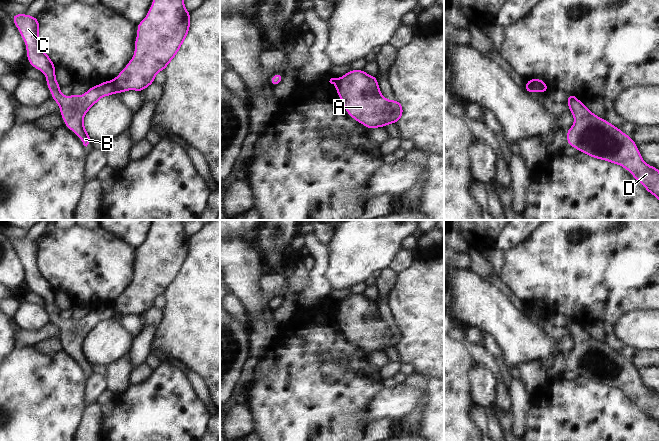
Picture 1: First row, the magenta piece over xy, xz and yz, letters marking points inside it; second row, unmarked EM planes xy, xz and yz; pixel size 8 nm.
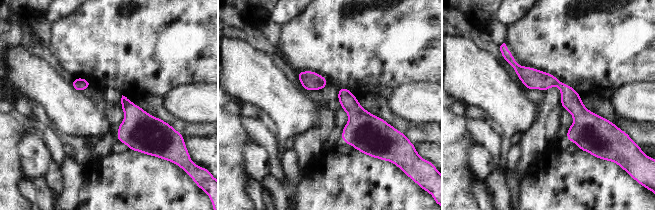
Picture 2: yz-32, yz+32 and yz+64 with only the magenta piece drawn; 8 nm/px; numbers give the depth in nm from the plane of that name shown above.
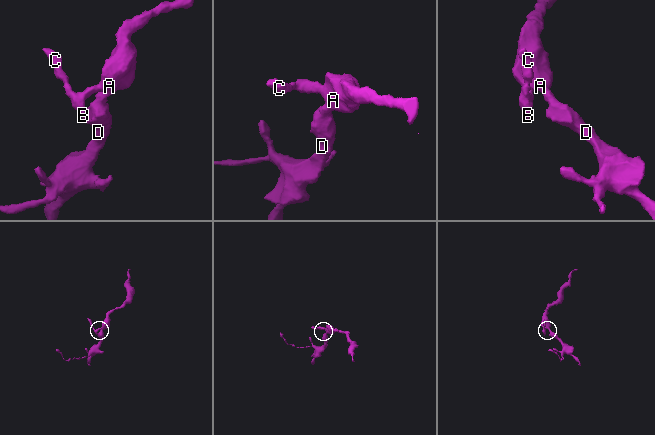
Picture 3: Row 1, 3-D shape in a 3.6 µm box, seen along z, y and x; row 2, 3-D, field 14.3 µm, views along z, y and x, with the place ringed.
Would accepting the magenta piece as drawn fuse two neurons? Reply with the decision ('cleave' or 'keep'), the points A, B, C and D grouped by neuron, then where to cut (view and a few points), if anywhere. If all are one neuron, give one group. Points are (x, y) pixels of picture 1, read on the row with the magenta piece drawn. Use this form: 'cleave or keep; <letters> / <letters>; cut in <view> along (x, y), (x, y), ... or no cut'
cleave; A D / B C; cut in xy along (113, 80), (117, 91)

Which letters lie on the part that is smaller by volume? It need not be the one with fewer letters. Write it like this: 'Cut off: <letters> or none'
Cut off: B, C

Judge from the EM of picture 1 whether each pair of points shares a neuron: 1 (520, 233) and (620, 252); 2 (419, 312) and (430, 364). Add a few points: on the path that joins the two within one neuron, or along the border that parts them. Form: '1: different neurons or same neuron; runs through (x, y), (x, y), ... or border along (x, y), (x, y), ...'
1: different neurons; border along (534, 230), (523, 240), (509, 248)
2: same neuron; runs through (430, 325), (430, 351)

